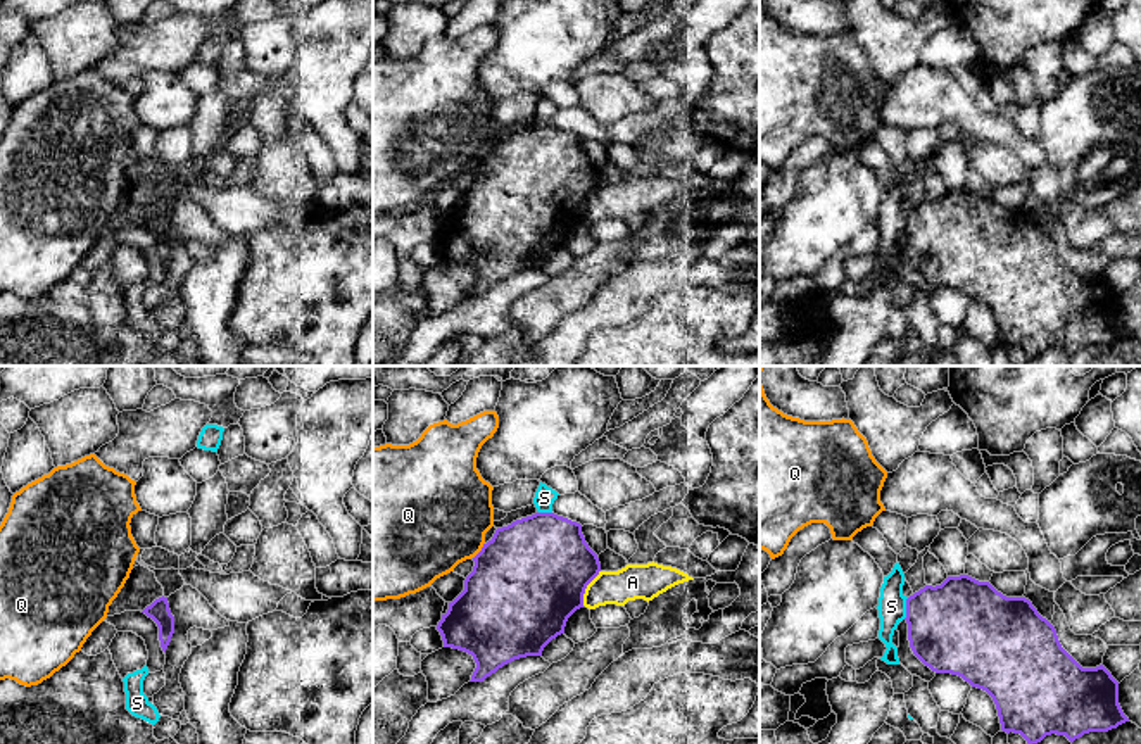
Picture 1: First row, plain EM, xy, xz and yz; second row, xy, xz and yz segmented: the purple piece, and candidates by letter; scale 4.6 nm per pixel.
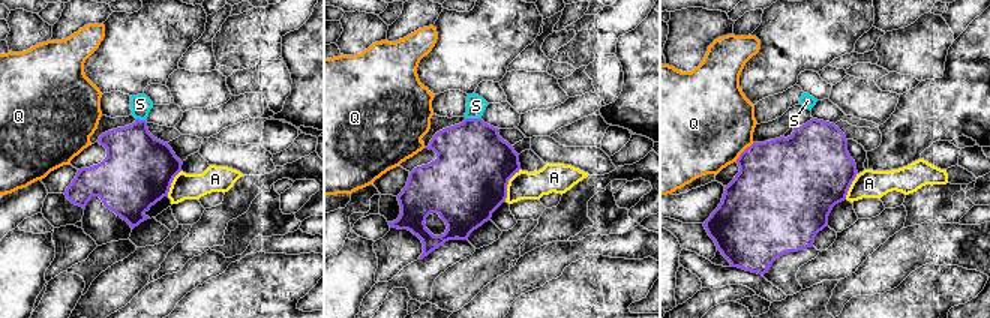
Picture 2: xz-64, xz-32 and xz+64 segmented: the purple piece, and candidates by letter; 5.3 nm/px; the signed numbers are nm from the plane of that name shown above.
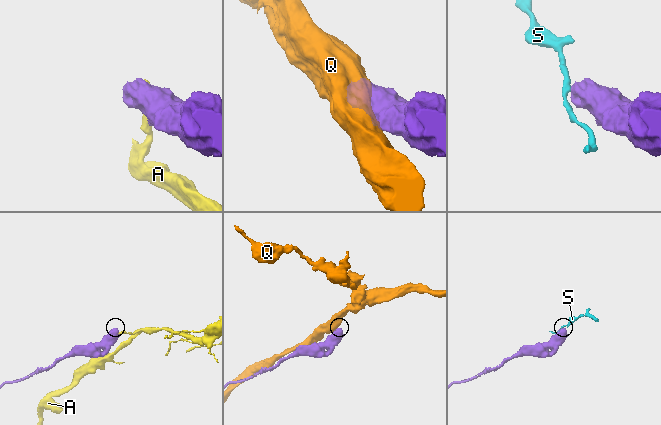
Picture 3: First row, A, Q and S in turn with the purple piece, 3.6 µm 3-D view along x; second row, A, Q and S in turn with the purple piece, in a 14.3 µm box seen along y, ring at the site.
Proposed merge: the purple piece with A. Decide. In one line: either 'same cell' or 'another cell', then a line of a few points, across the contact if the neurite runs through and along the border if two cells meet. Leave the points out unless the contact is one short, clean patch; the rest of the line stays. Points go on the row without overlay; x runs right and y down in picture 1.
another cell | xz (599, 183), (587, 199), (582, 218)

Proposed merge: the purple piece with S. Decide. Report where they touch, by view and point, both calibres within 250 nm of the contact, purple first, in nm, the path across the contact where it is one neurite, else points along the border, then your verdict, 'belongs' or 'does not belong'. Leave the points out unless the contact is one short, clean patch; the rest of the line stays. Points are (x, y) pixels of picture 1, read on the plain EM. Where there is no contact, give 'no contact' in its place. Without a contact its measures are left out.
meets purple in yz at (907, 221); 440 nm thick on the purple side, 130 nm on the other; border along yz (908, 211), (903, 232); does not belong

